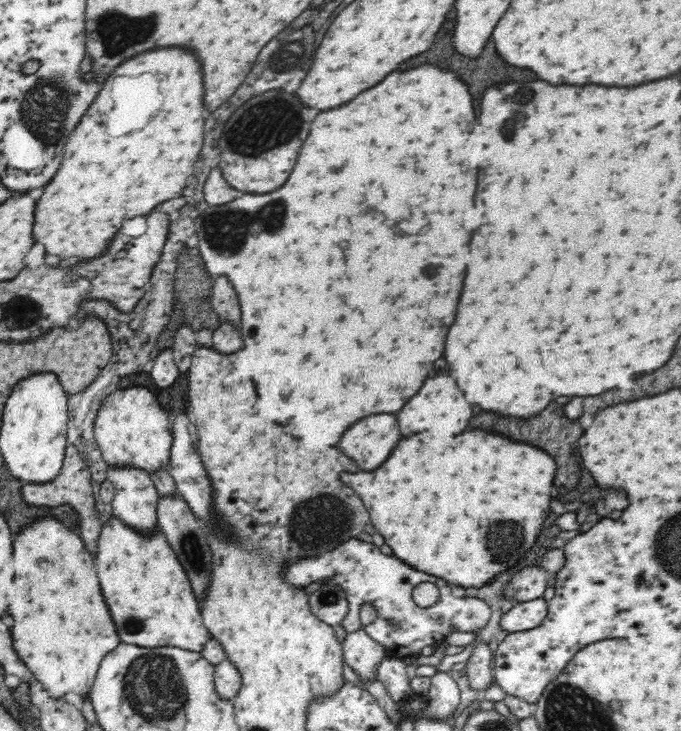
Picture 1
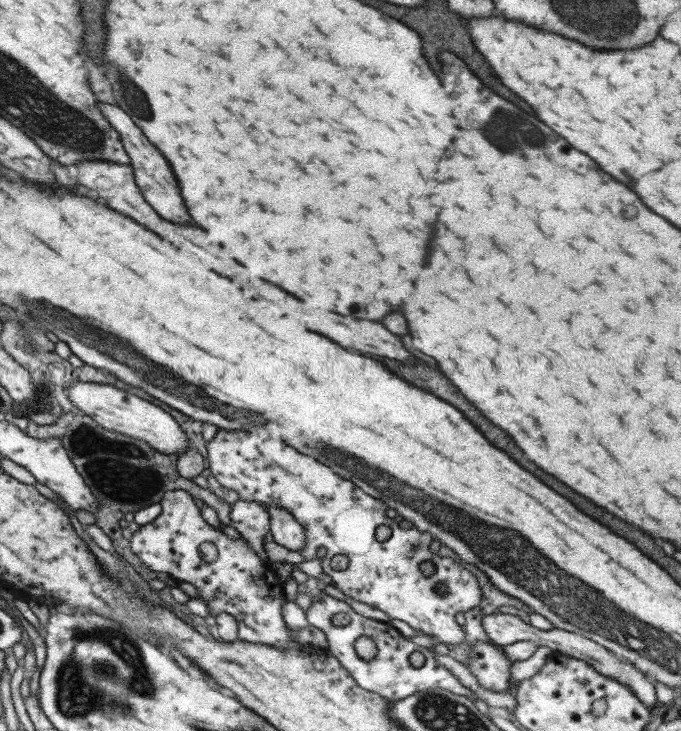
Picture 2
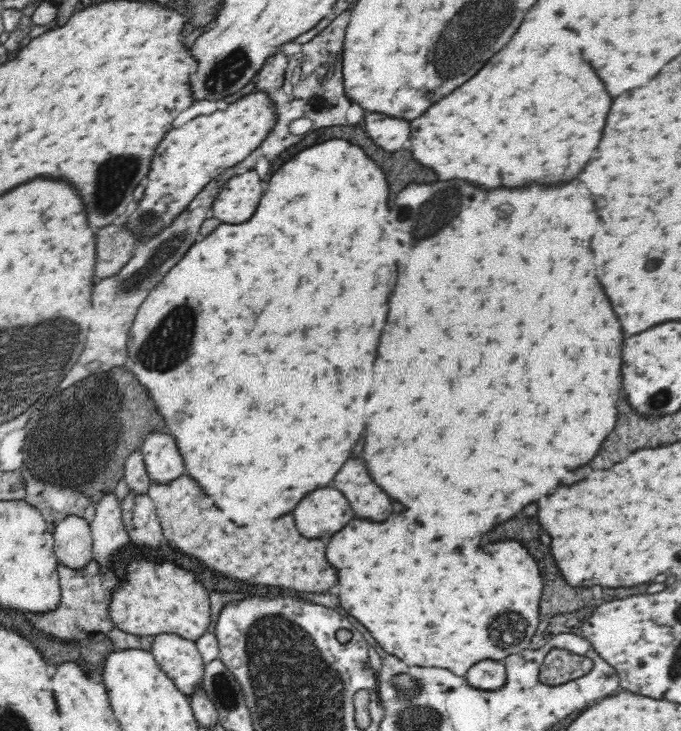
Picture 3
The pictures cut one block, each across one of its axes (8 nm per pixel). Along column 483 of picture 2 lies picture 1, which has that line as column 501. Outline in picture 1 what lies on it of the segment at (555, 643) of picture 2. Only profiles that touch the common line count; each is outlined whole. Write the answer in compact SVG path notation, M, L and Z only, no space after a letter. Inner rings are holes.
M536 598L530 602L520 602L500 618L498 626L506 634L524 632L524 630L532 630L532 628L540 626L542 620L546 618L546 614L548 614L548 602L544 602L542 598Z

